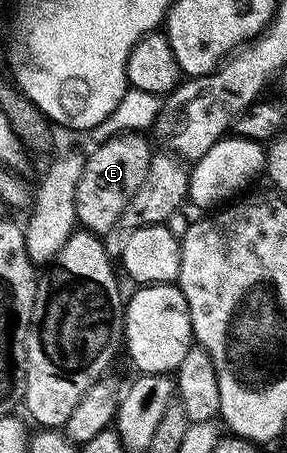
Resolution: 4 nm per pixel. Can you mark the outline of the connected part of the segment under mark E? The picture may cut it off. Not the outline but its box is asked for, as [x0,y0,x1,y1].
[75,132,155,236]

